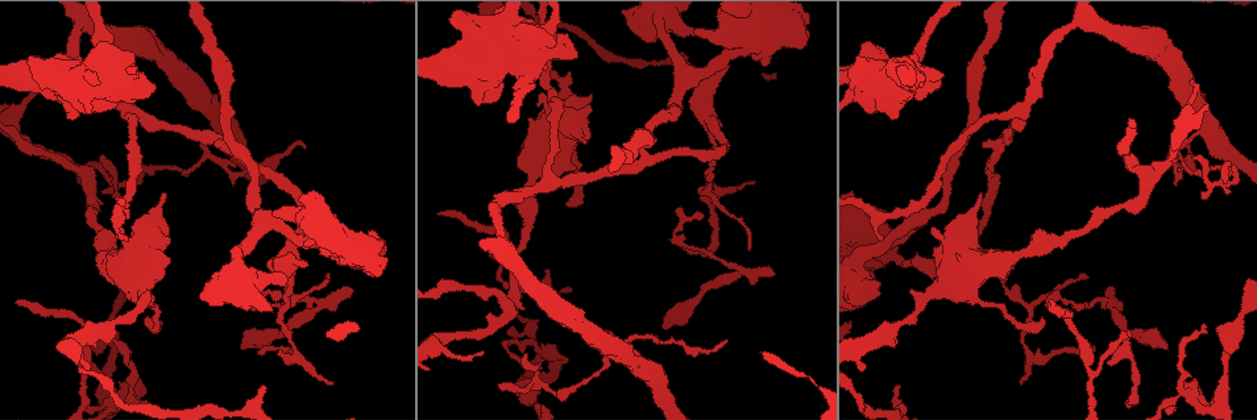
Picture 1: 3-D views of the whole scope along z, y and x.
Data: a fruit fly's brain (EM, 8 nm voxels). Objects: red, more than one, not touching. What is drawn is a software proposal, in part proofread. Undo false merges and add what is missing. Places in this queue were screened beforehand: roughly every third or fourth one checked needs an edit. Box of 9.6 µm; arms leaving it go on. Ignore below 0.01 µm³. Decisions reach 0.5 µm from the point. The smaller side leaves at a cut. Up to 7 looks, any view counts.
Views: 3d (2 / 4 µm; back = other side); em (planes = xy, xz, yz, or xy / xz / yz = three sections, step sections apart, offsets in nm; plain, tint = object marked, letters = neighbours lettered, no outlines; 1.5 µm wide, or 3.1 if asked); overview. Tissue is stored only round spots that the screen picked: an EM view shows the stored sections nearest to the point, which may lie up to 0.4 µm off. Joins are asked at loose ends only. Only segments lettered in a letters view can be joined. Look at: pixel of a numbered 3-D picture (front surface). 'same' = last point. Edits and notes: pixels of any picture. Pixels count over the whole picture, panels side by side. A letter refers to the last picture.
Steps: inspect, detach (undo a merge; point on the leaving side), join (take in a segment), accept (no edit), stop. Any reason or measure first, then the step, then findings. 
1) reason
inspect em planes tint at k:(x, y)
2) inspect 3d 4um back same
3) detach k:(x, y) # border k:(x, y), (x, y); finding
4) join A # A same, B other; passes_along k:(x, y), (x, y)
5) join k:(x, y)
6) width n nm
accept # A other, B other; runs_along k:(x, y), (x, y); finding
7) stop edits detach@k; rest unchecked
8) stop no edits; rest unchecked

free end
inspect 3d 4um back at 1:(573, 166)

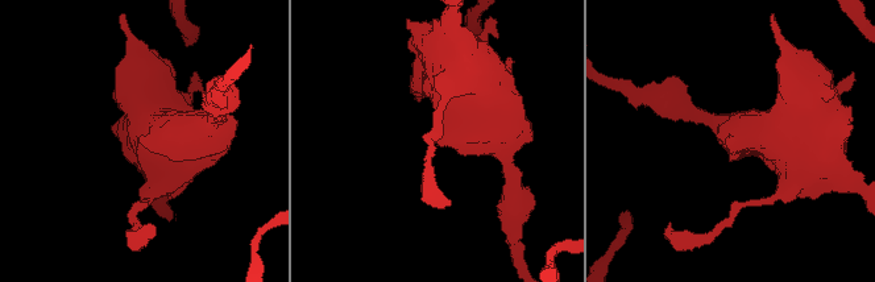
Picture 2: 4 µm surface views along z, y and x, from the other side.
shape alone is not enough
inspect em yz step 4 letters at 2:(139, 137)

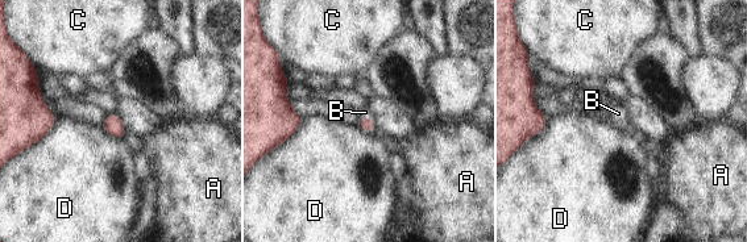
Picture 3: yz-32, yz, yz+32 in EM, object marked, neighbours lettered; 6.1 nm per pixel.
longest_contact D 260 nm
join B # A other, B same, C other, D other; the neuron continues

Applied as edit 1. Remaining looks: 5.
see it whole again
inspect overview

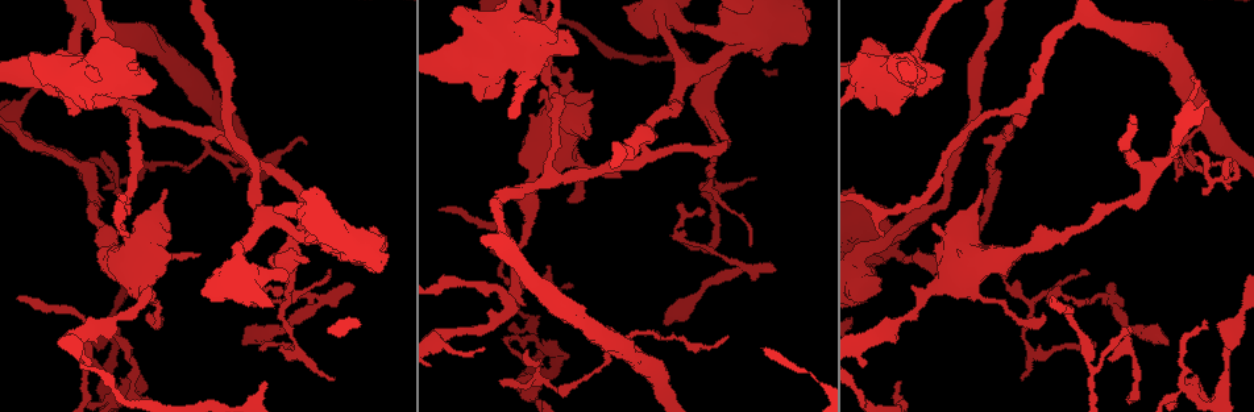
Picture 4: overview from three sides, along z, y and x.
branch stops here
inspect em planes letters at 4:(1166, 343)

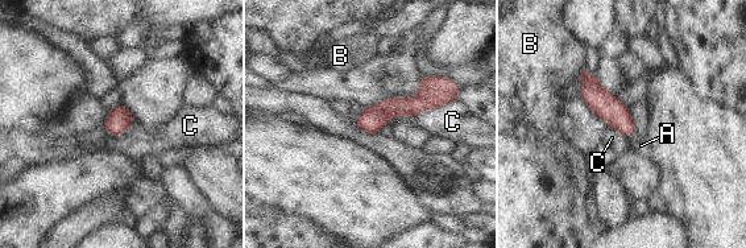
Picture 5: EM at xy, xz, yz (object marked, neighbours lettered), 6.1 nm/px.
width 150 nm
join A # A same, B other, C other; passes_along 5:(602, 103), (630, 133), (641, 145); the neuron continues

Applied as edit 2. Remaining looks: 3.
arms part here
inspect em planes tint at 4:(1193, 392)

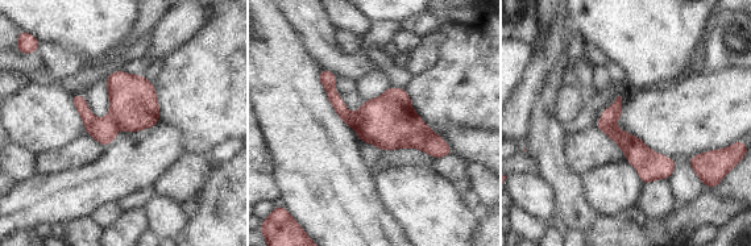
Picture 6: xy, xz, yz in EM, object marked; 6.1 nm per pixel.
inspect em planes letters same

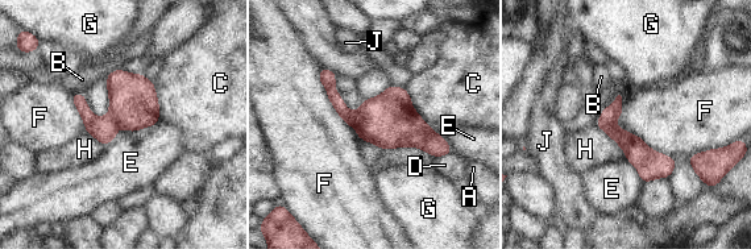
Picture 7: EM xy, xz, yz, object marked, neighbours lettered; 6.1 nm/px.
detach 7:(327, 77) # A other, B other, C other, D other, E other, F other, G other, H other, J other; border 7:(332, 84), (326, 87); two neurons meet here

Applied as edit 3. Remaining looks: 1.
stop edits join@3, join@5, detach@7; rest unchecked

